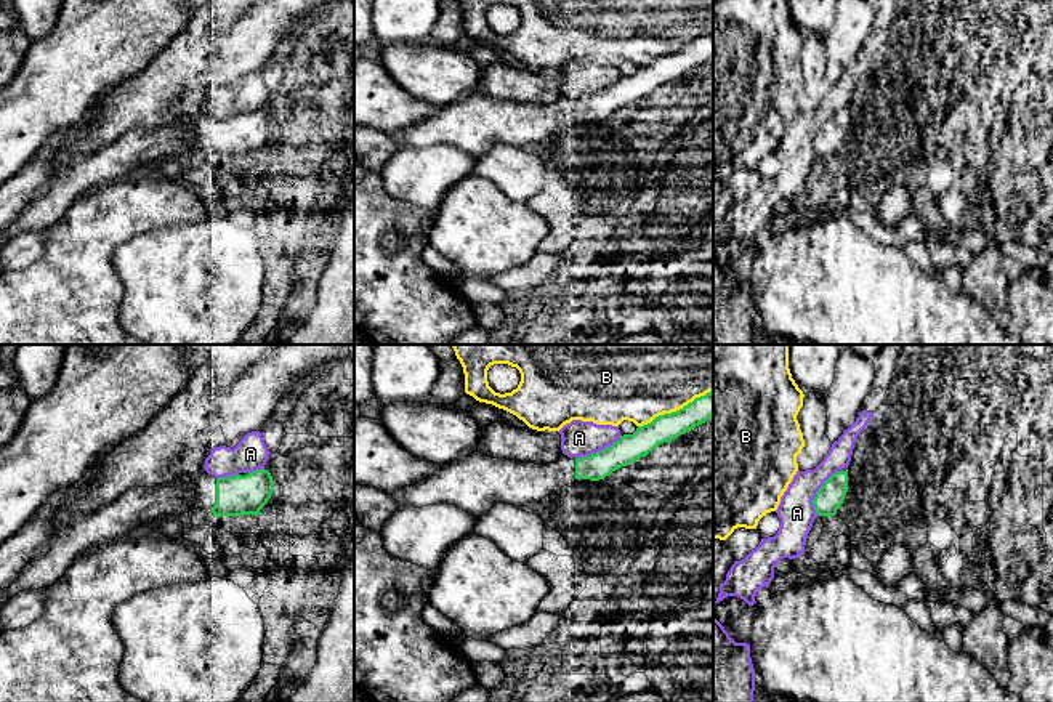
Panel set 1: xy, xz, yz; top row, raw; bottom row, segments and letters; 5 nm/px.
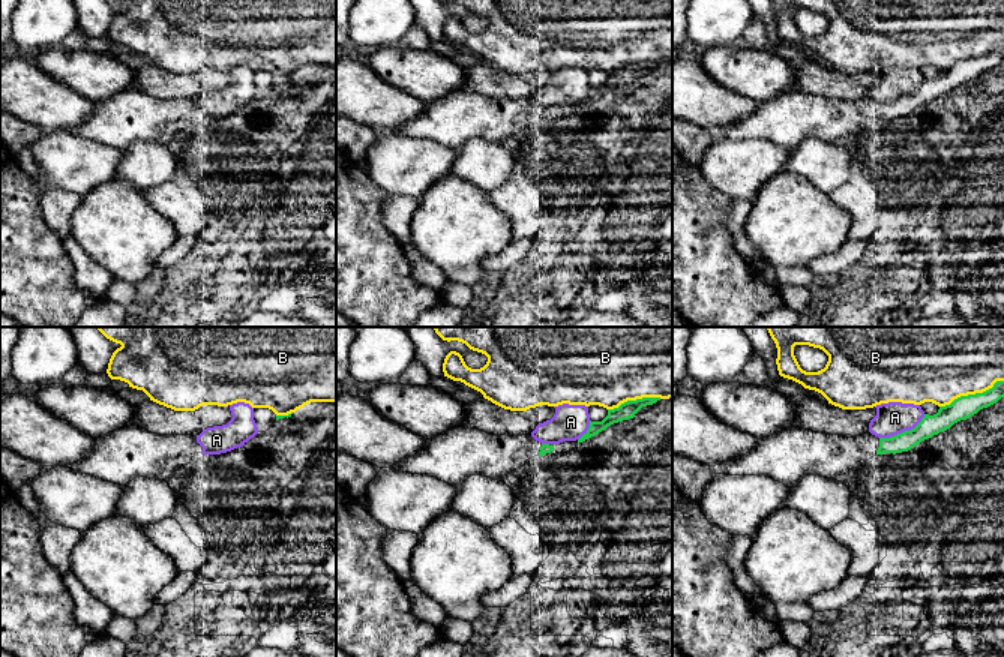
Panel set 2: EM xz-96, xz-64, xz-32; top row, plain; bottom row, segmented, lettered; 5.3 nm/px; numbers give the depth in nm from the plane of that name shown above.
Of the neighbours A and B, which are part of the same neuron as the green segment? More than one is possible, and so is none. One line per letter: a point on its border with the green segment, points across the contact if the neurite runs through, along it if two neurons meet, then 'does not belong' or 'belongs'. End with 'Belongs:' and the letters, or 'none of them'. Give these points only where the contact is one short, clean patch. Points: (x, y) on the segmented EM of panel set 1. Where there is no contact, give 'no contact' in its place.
A: xz (600, 451) | does not belong
B: xz (677, 411) | does not belong
Belongs: none of them

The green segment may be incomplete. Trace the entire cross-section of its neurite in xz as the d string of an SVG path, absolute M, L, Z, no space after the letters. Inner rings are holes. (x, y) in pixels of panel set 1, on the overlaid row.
M713 391L676 412L656 417L651 423L638 426L633 434L623 434L612 446L587 457L574 458L563 454L555 463L535 465L490 458L476 450L441 465L436 473L391 495L399 506L447 503L476 518L486 516L498 503L529 506L571 482L604 479L712 417Z

